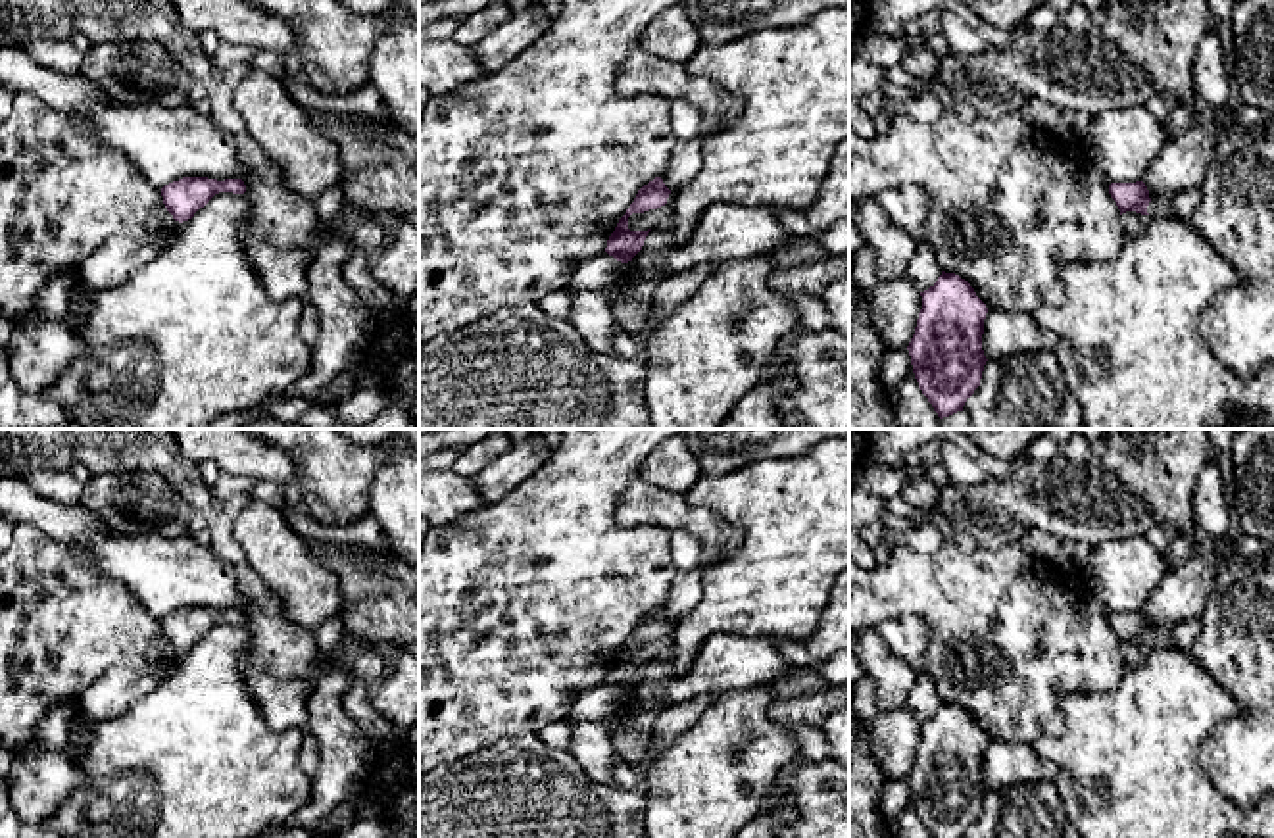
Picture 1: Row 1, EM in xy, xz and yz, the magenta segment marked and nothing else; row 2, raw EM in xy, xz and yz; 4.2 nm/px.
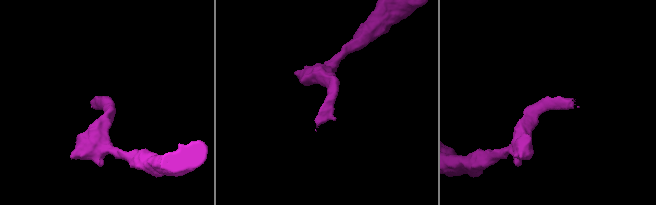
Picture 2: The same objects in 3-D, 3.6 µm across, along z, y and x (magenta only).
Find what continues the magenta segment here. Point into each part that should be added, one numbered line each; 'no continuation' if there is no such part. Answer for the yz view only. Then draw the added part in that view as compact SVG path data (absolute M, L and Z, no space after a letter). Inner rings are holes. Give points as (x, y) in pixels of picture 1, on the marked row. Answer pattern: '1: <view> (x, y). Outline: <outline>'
1: yz (1159, 204). Outline: M1149 194L1149 198L1151 198L1151 202L1147 206L1149 217L1172 215L1172 198L1170 196Z

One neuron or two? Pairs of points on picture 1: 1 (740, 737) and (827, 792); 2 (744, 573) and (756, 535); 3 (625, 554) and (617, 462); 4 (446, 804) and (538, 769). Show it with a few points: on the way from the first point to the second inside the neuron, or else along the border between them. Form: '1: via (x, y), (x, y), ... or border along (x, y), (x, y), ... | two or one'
1: border along (800, 758), (781, 777), (763, 804) | two
2: via (754, 564), (756, 544) | one
3: via (604, 531), (604, 485) | one
4: via (469, 804), (504, 804), (515, 792) | one

